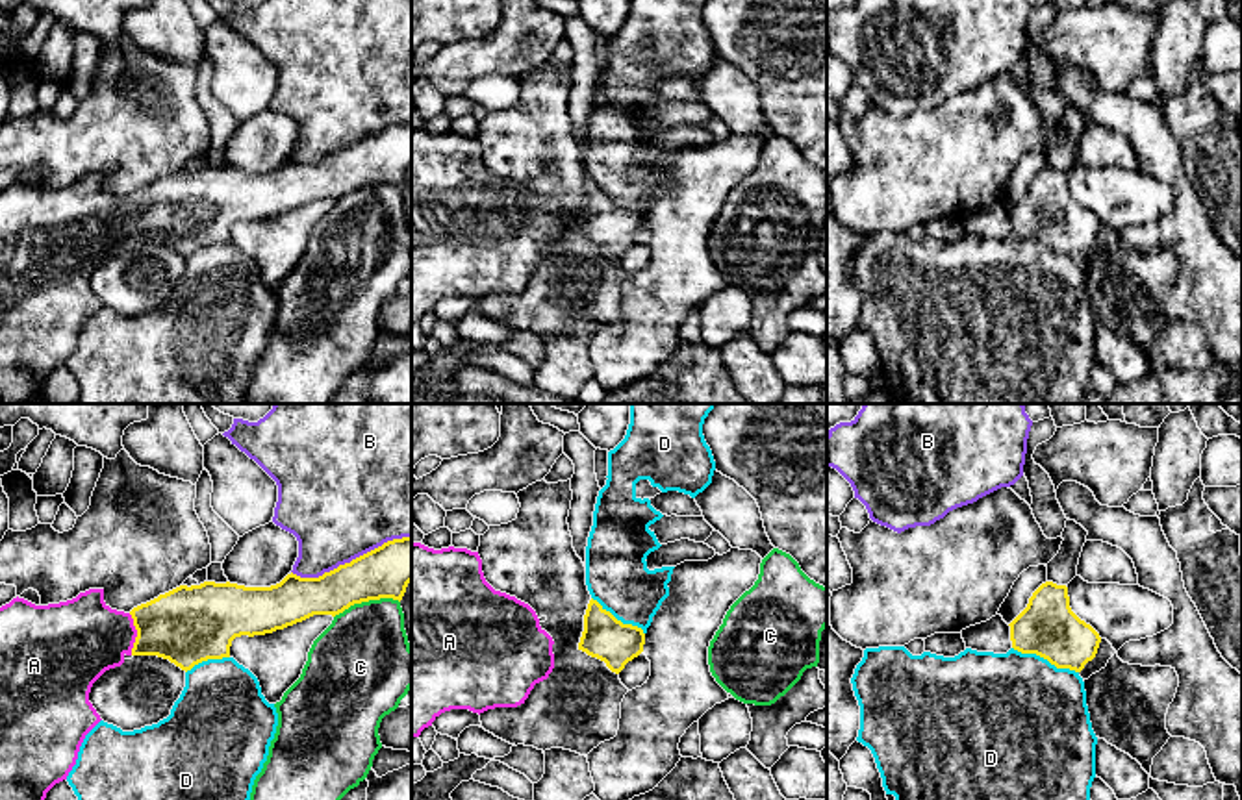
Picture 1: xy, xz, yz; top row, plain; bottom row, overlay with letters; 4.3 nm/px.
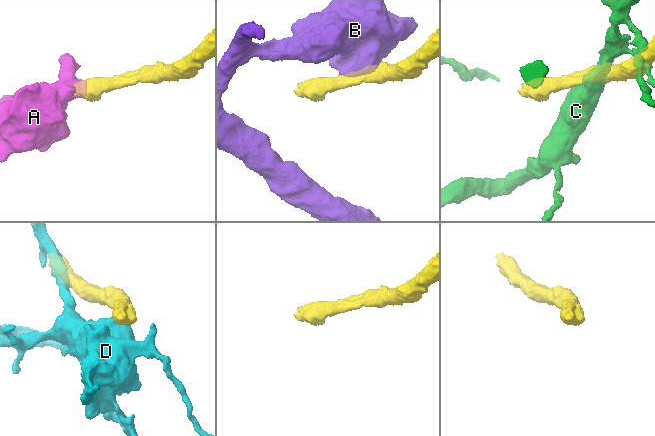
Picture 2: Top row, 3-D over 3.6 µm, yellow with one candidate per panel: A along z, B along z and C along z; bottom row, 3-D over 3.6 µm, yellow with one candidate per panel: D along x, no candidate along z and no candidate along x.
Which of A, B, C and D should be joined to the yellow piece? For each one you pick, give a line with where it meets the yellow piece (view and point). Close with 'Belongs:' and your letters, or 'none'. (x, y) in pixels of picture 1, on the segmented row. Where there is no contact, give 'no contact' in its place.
A: xy (138, 634)
Belongs: A

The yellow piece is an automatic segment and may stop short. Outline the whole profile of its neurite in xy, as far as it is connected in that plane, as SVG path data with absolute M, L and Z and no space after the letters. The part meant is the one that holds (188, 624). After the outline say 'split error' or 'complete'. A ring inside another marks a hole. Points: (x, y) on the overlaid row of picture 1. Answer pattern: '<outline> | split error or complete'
M402 537L319 578L300 578L291 572L271 587L245 587L230 581L180 585L130 613L111 609L104 602L104 589L89 589L72 600L48 606L13 598L0 607L0 800L44 800L56 783L67 780L85 735L102 720L89 702L91 687L106 670L120 667L126 656L158 656L187 672L202 661L230 657L232 641L241 635L272 633L313 615L336 617L350 606L369 600L393 598L400 602L410 581L412 537Z | split error

